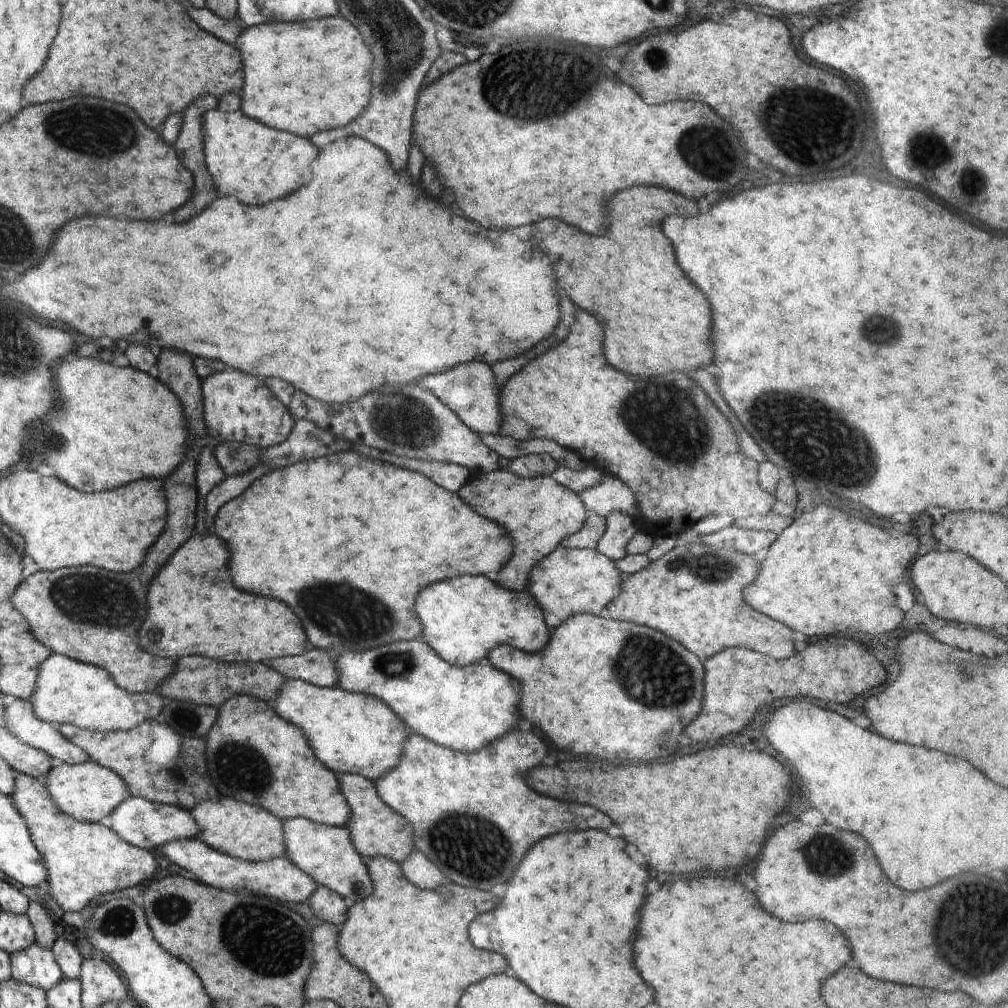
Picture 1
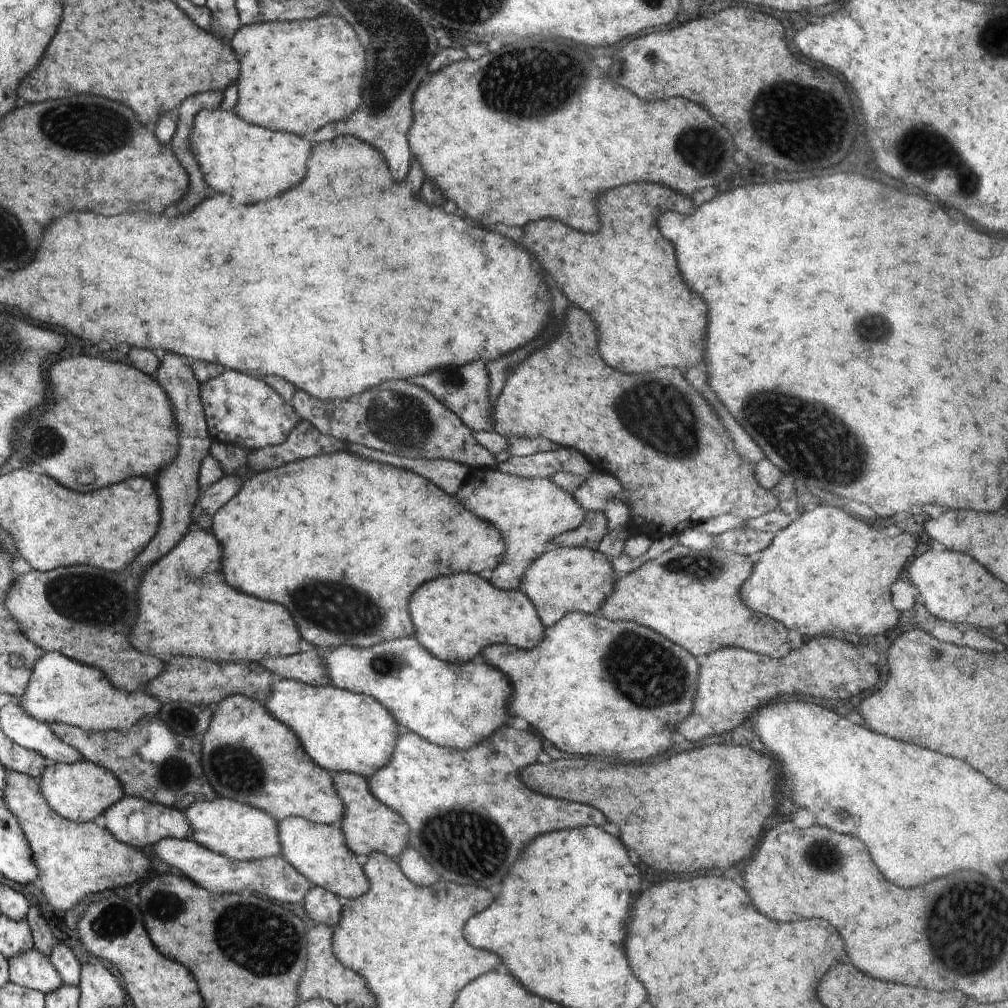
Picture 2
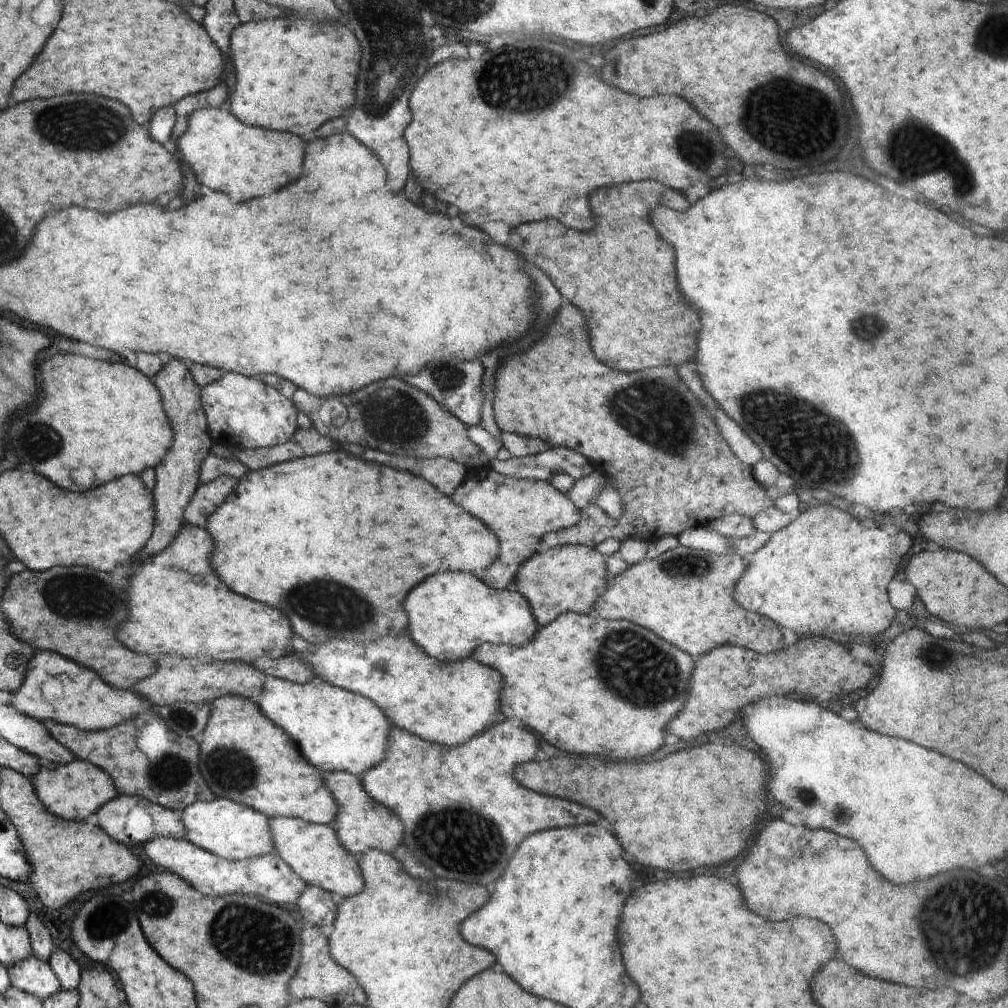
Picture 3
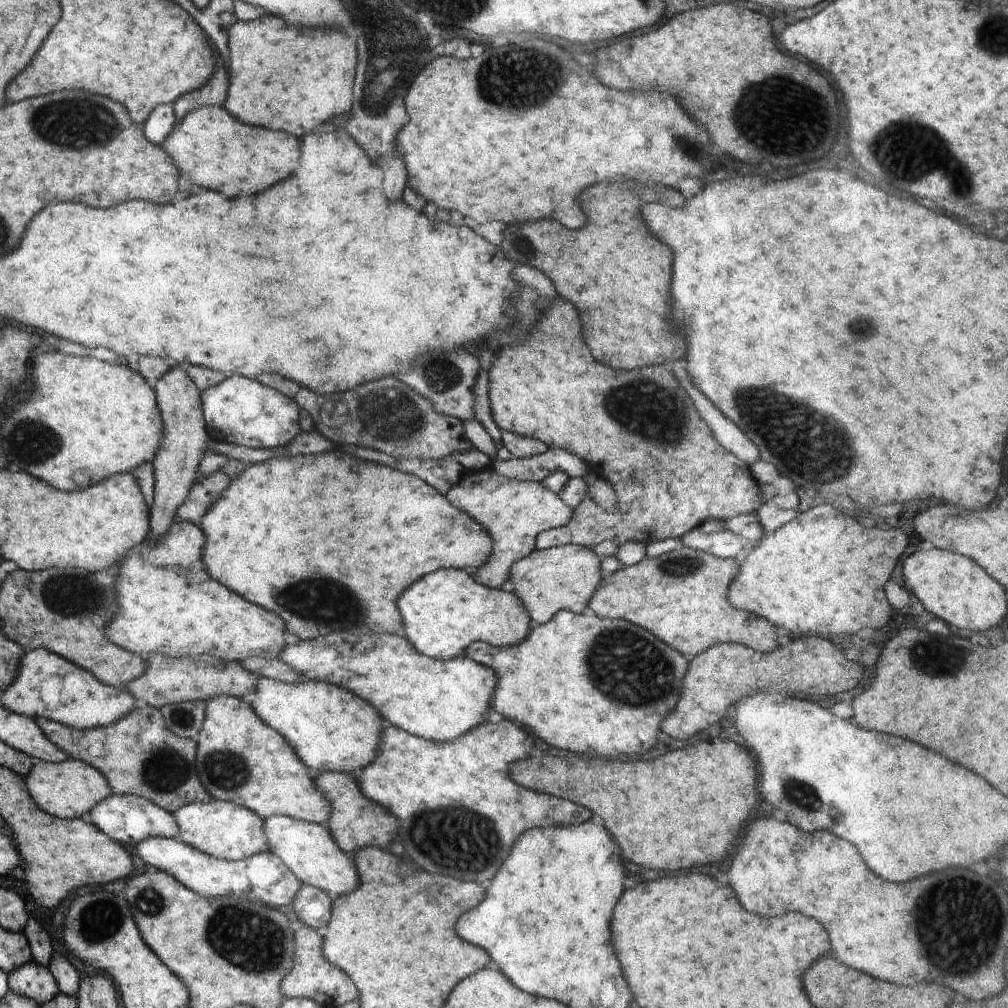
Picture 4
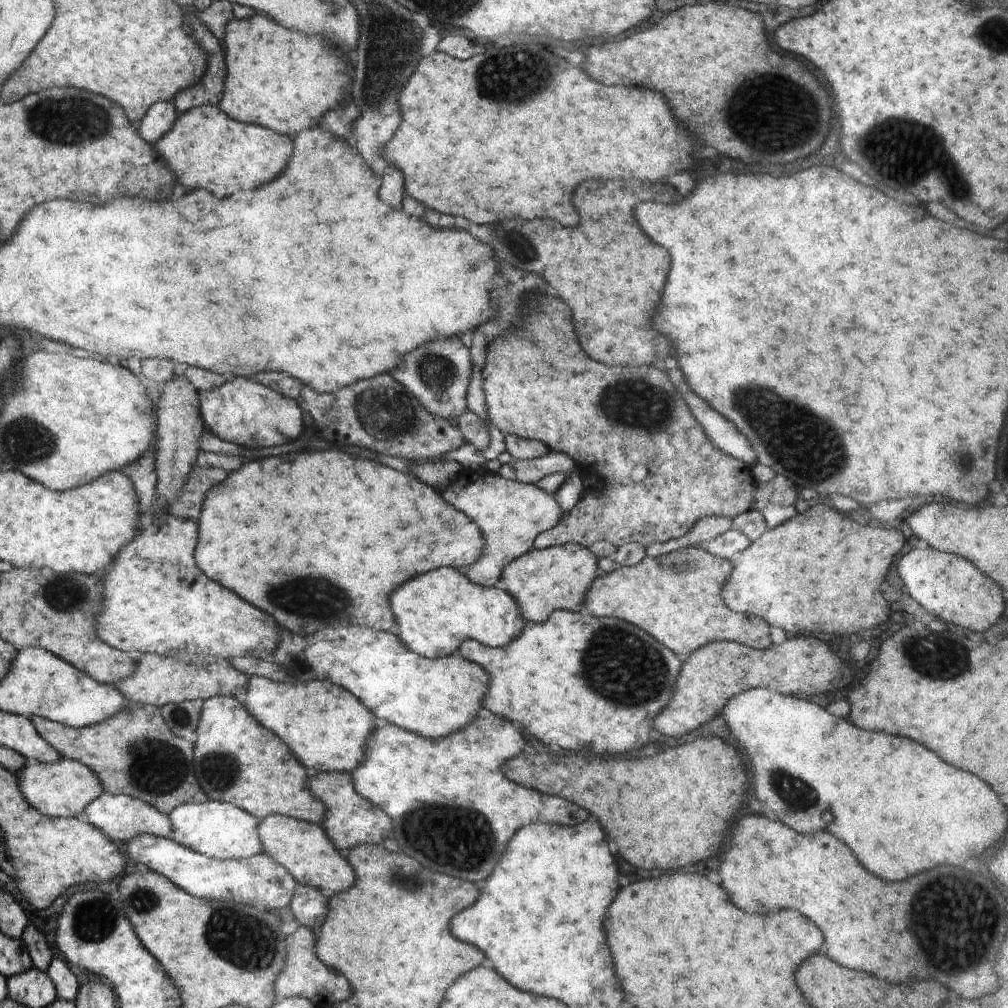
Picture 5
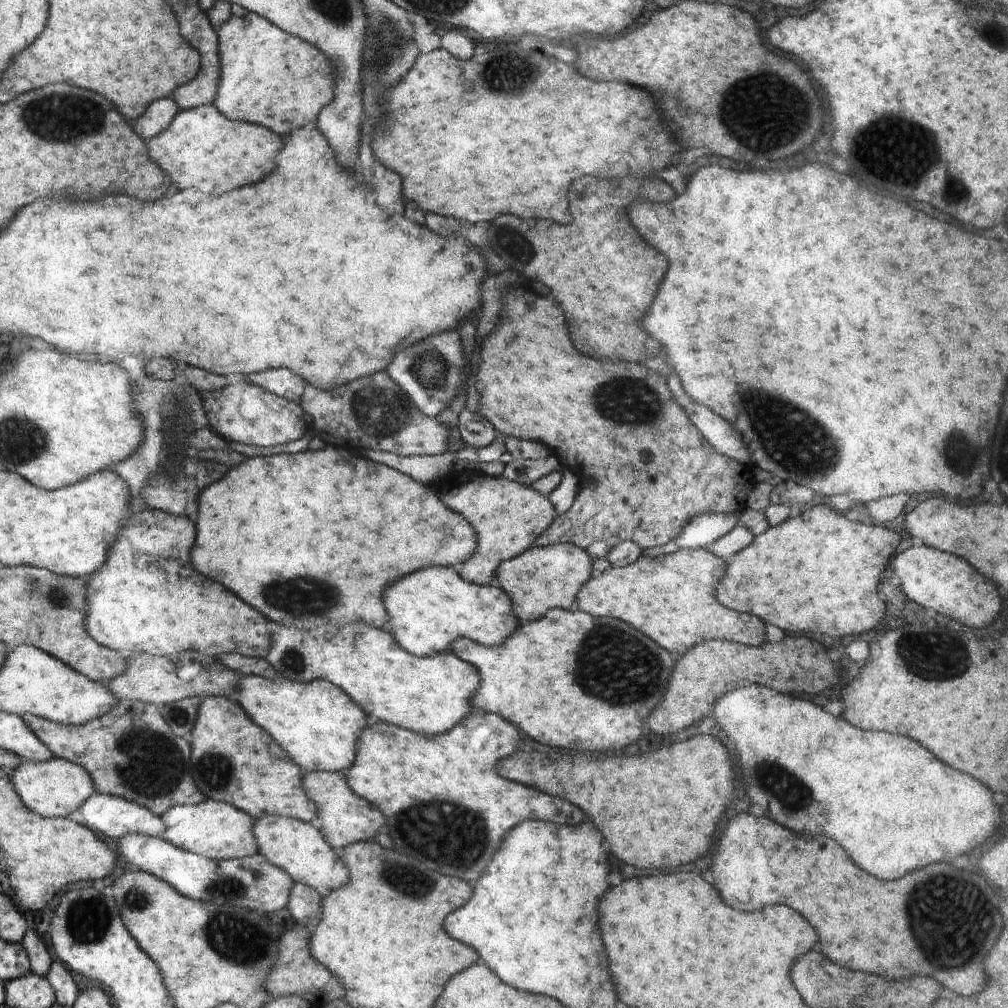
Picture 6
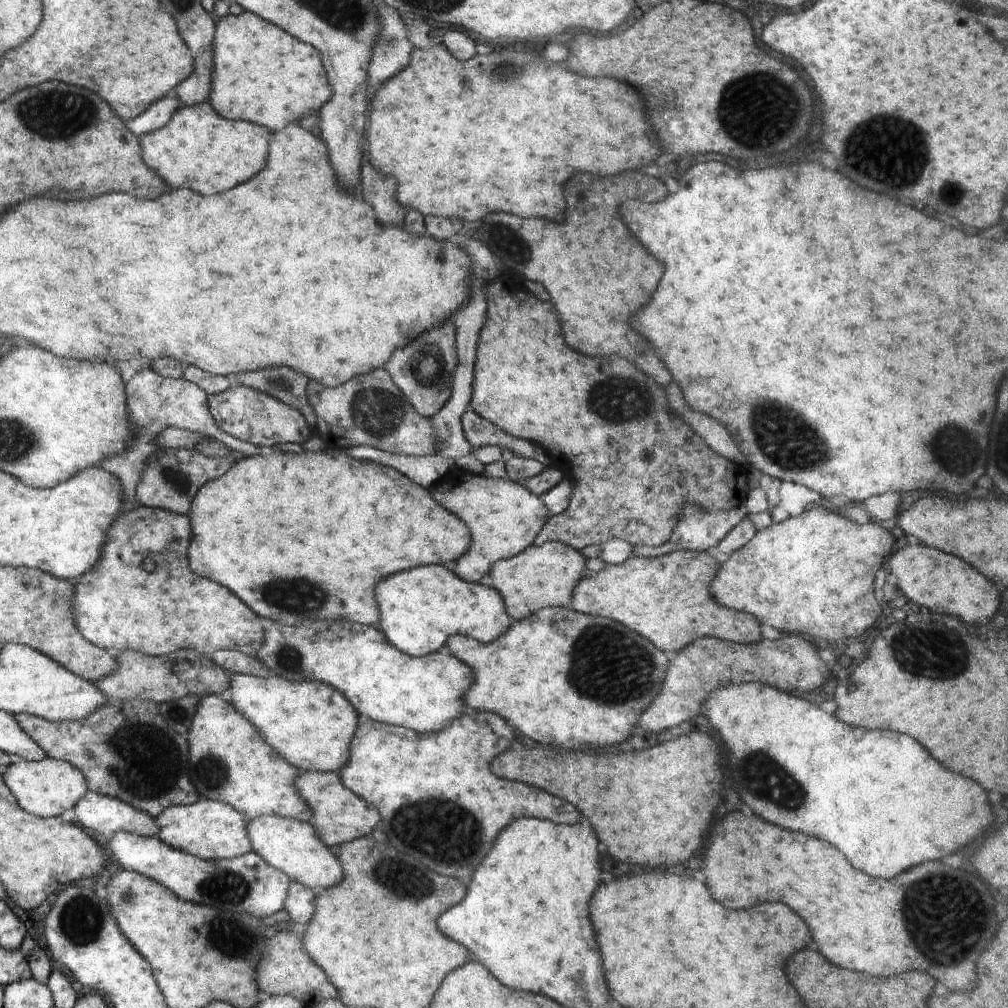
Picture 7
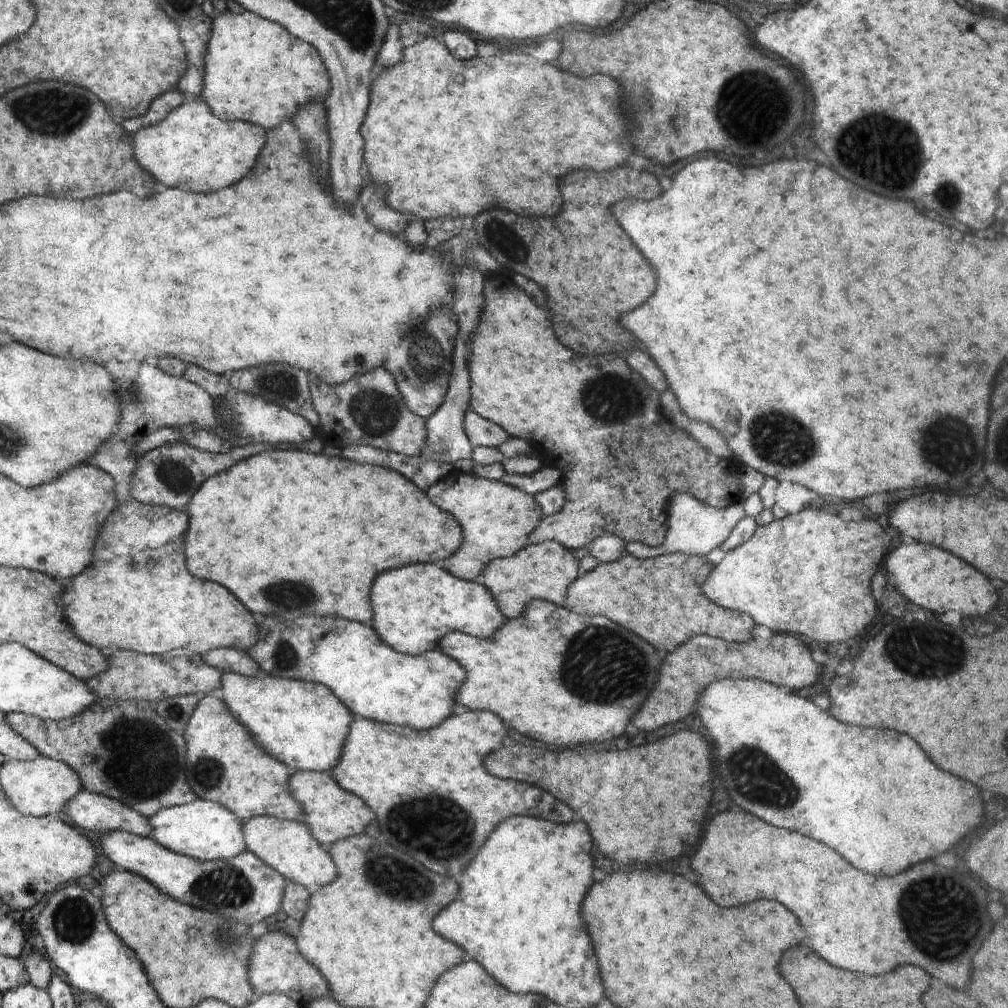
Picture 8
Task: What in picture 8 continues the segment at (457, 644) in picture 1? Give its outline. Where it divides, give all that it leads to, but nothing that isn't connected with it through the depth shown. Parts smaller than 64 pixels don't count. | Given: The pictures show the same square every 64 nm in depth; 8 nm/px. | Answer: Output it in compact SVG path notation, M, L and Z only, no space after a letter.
M410 564L380 574L372 586L371 608L374 608L371 626L379 638L394 650L412 656L438 649L441 638L450 631L466 633L479 639L490 638L507 620L494 595L480 581L458 578L442 566L434 564Z

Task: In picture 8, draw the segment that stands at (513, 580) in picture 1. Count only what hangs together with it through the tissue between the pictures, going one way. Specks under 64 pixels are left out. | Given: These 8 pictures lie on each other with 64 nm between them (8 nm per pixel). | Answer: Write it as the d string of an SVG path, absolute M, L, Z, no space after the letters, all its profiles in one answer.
M459 472L456 478L447 475L424 492L440 510L450 513L462 527L462 546L440 566L467 581L478 581L491 560L514 556L524 548L528 544L530 533L544 516L531 494L502 481L473 474Z

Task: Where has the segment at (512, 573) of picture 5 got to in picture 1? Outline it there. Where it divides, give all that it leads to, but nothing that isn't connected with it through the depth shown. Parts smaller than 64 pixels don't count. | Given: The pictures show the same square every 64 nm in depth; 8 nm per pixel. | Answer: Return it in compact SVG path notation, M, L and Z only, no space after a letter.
M558 546L533 566L529 572L527 590L542 609L548 628L553 630L574 614L603 615L605 606L621 593L622 581L623 574L615 561L600 554L597 549L567 549Z

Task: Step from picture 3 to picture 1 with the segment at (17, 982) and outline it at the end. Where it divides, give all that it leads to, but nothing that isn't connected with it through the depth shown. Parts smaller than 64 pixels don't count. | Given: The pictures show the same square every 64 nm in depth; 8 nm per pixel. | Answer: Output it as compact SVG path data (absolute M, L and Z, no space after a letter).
M37 942L24 951L9 955L12 957L12 976L16 980L47 991L64 978L51 949L42 948Z

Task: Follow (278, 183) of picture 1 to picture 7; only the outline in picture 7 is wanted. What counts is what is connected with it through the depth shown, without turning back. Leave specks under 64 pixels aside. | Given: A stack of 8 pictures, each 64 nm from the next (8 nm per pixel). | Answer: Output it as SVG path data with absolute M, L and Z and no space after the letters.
M209 102L200 103L191 107L179 106L171 116L170 122L160 130L144 134L140 137L144 162L158 172L170 186L174 188L190 188L200 194L220 194L224 190L234 188L250 180L258 170L264 168L268 146L272 140L272 133L266 127L248 122L233 121L222 118Z

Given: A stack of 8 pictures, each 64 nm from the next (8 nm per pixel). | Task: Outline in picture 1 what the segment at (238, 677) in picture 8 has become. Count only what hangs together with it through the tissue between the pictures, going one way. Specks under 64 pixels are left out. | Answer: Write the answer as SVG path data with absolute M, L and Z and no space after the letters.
M288 679L279 690L274 710L288 722L301 728L313 748L316 758L335 773L354 773L371 781L389 773L402 758L403 744L410 736L402 719L378 697L364 693L351 693L342 687L319 687L300 679Z

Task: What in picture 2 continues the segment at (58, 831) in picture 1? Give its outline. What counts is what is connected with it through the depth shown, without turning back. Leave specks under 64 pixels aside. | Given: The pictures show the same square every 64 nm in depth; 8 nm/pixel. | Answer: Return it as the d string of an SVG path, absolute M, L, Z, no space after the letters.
M7 770L6 788L1 796L20 821L20 826L29 839L37 867L42 872L42 876L40 876L42 884L37 885L56 910L74 908L78 902L82 902L86 898L86 894L90 894L90 892L86 892L86 888L90 888L92 892L100 890L100 888L124 889L130 884L134 884L136 880L140 880L142 876L146 876L146 872L150 870L150 860L140 850L118 840L106 827L100 827L92 821L77 823L58 814L41 793L40 783L27 774Z

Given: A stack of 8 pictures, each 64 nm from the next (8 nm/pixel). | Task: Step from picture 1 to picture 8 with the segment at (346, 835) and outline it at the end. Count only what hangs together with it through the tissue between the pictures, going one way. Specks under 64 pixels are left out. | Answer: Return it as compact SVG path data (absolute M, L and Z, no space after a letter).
M255 816L243 822L243 835L248 851L285 879L305 886L309 892L315 892L321 886L330 884L338 874L328 850L314 838L306 822Z

